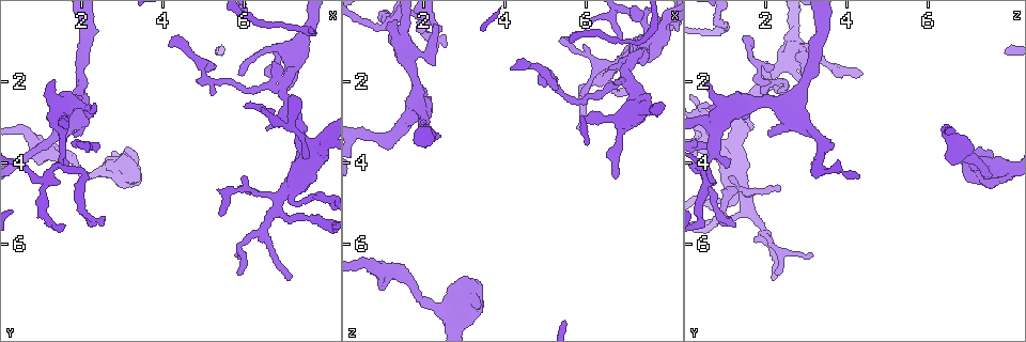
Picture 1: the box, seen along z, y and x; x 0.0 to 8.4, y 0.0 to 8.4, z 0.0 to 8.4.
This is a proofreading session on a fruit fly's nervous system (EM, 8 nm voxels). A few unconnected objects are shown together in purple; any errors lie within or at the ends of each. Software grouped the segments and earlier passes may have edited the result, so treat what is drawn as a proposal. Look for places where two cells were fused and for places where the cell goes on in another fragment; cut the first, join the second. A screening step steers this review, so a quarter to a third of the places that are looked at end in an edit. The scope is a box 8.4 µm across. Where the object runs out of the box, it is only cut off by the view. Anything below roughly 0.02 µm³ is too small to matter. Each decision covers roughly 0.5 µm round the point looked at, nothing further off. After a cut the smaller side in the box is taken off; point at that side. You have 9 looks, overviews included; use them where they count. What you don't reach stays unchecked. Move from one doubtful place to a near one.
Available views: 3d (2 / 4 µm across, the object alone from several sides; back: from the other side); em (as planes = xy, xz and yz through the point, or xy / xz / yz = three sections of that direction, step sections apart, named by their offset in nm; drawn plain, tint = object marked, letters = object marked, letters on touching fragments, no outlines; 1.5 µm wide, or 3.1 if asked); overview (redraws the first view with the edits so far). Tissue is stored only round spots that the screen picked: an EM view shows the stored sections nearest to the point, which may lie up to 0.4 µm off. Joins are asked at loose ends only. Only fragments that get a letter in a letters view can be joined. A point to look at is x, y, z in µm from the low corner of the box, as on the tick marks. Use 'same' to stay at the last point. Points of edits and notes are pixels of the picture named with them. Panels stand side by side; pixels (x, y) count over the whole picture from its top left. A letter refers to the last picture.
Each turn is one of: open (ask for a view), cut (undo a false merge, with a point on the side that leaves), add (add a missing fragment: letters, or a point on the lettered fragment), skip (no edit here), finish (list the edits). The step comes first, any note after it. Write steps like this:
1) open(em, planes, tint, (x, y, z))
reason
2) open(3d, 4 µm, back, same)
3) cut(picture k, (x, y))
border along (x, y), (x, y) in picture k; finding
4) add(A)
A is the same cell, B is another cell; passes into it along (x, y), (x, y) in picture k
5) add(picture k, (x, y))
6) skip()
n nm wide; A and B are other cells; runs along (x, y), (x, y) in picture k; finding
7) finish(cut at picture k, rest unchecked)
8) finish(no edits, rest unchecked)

open(em, planes, letters, (5.85, 6.35, 3.10))
free end

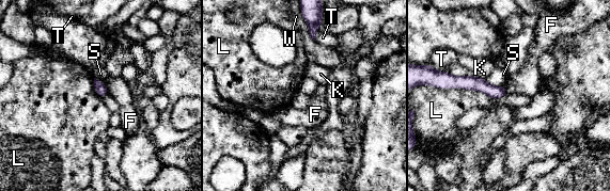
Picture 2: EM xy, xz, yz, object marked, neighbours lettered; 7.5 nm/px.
skip()
90 nm wide; F, K, L, S, T and W are other cells; border along (437, 86), (479, 90), (494, 99) in picture 2; no lettered fragment goes on from it

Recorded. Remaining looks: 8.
open(3d, 4 µm, (4.10, 1.10, 1.75))
free end

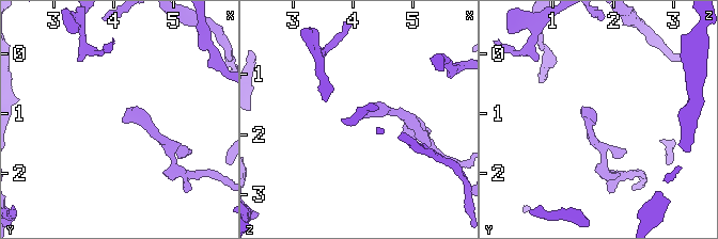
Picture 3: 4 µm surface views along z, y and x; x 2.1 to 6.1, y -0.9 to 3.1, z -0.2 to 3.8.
open(em, planes, letters, (4.20, 1.15, 1.70))

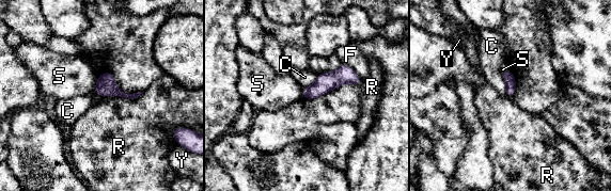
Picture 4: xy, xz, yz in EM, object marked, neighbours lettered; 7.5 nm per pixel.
skip()
C, F, R, S and Y are other cells; border along (143, 92), (132, 98), (121, 97) in picture 4; no lettered fragment goes on from it

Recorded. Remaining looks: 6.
open(em, xz, step 4, tint, (2.50, 5.45, 1.10))
free end

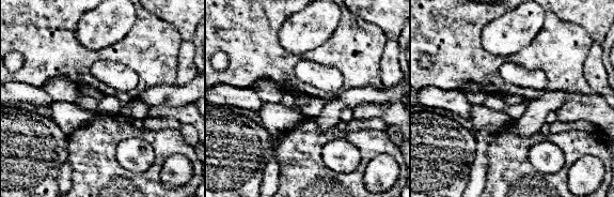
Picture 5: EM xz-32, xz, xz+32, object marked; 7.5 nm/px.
open(em, planes, letters, same)

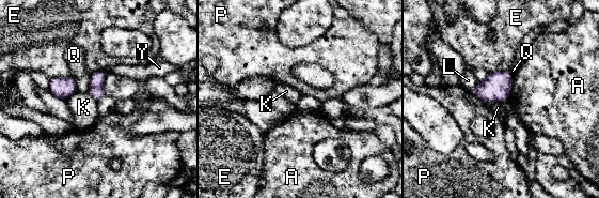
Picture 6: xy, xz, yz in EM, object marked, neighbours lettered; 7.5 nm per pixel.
skip()
A, E, K, L, P, Q and Y are other cells; border along (93, 73), (88, 92) in picture 6; no lettered fragment goes on from it

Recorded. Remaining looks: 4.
open(3d, 2 µm, (7.40, 3.60, 1.15))
abrupt turn

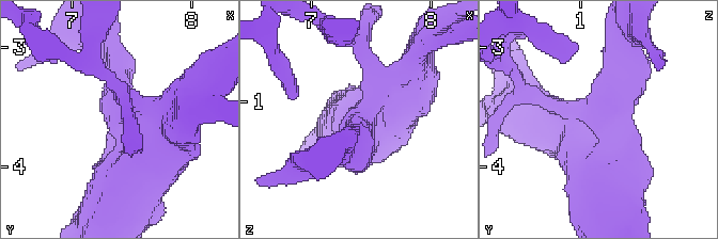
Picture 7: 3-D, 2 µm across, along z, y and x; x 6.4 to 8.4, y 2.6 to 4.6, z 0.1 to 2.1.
open(em, planes, letters, (7.42, 3.56, 1.18))
4 arms

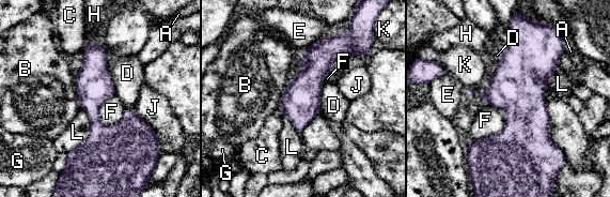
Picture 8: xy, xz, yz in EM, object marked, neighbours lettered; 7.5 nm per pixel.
skip()
A, B, C, D, E, F, G, H, J, K and L are other cells; runs along (92, 45), (95, 121), (93, 160) in picture 8; all the same cell

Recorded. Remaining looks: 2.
finish(no edits, rest unchecked)

